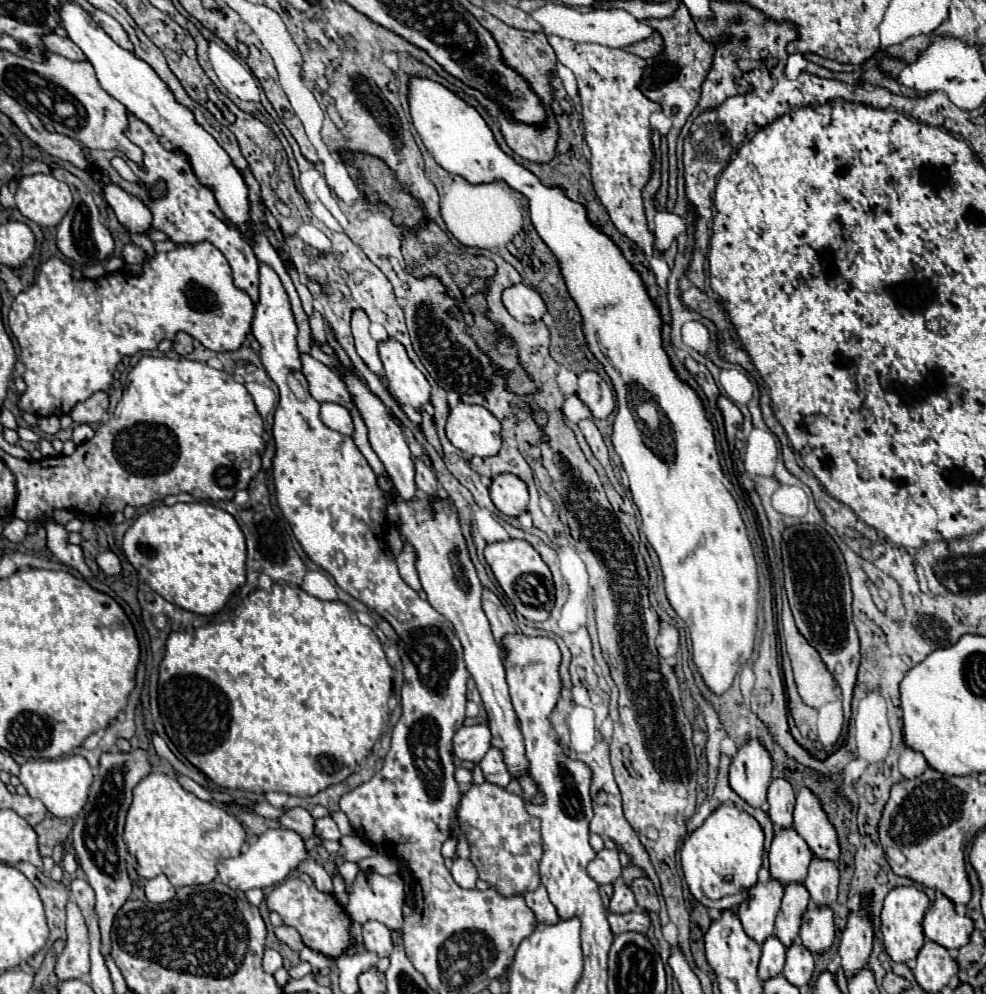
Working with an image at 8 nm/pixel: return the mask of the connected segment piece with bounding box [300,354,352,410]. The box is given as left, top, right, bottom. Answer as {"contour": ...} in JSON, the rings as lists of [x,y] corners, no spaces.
{"contour":[[[300,354],[300,360],[302,374],[308,380],[308,392],[312,394],[312,398],[316,398],[318,402],[338,402],[348,410],[352,408],[350,392],[346,390],[346,384],[334,370],[314,360],[310,354]]]}

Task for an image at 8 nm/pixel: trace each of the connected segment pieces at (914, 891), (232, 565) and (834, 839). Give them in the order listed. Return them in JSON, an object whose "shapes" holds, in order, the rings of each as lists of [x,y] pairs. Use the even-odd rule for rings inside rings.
{"shapes":[[[[900,886],[886,894],[884,906],[880,912],[880,932],[882,932],[884,948],[894,962],[910,962],[920,952],[920,948],[924,944],[922,918],[924,918],[928,904],[930,904],[928,896],[914,886]]],[[[188,502],[188,504],[174,504],[174,506],[154,506],[140,514],[132,526],[126,530],[122,538],[122,550],[128,562],[136,568],[136,572],[144,578],[144,582],[158,592],[164,600],[190,610],[194,614],[216,614],[232,596],[236,588],[246,582],[246,540],[244,534],[228,512],[216,508],[212,504],[202,502]]],[[[802,788],[796,796],[794,830],[806,840],[814,858],[830,858],[832,862],[838,862],[840,846],[836,830],[826,818],[818,798],[808,788]]]]}

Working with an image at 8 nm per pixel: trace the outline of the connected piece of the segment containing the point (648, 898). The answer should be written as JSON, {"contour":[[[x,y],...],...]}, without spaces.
{"contour":[[[638,878],[638,880],[634,880],[632,892],[634,892],[636,904],[638,904],[642,910],[646,910],[646,912],[658,912],[658,910],[660,910],[656,890],[654,890],[654,886],[652,886],[652,882],[650,882],[648,878]]]}

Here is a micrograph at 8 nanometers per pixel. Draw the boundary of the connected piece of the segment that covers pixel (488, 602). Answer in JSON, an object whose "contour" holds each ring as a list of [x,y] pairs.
{"contour":[[[484,590],[482,604],[484,604],[484,612],[486,612],[486,616],[488,616],[488,620],[490,620],[490,626],[492,626],[492,634],[494,634],[494,638],[496,638],[496,642],[500,644],[502,654],[506,656],[506,648],[502,646],[502,638],[504,638],[506,634],[516,634],[518,628],[516,628],[516,624],[512,622],[508,610],[502,606],[502,602],[500,602],[490,590]]]}

